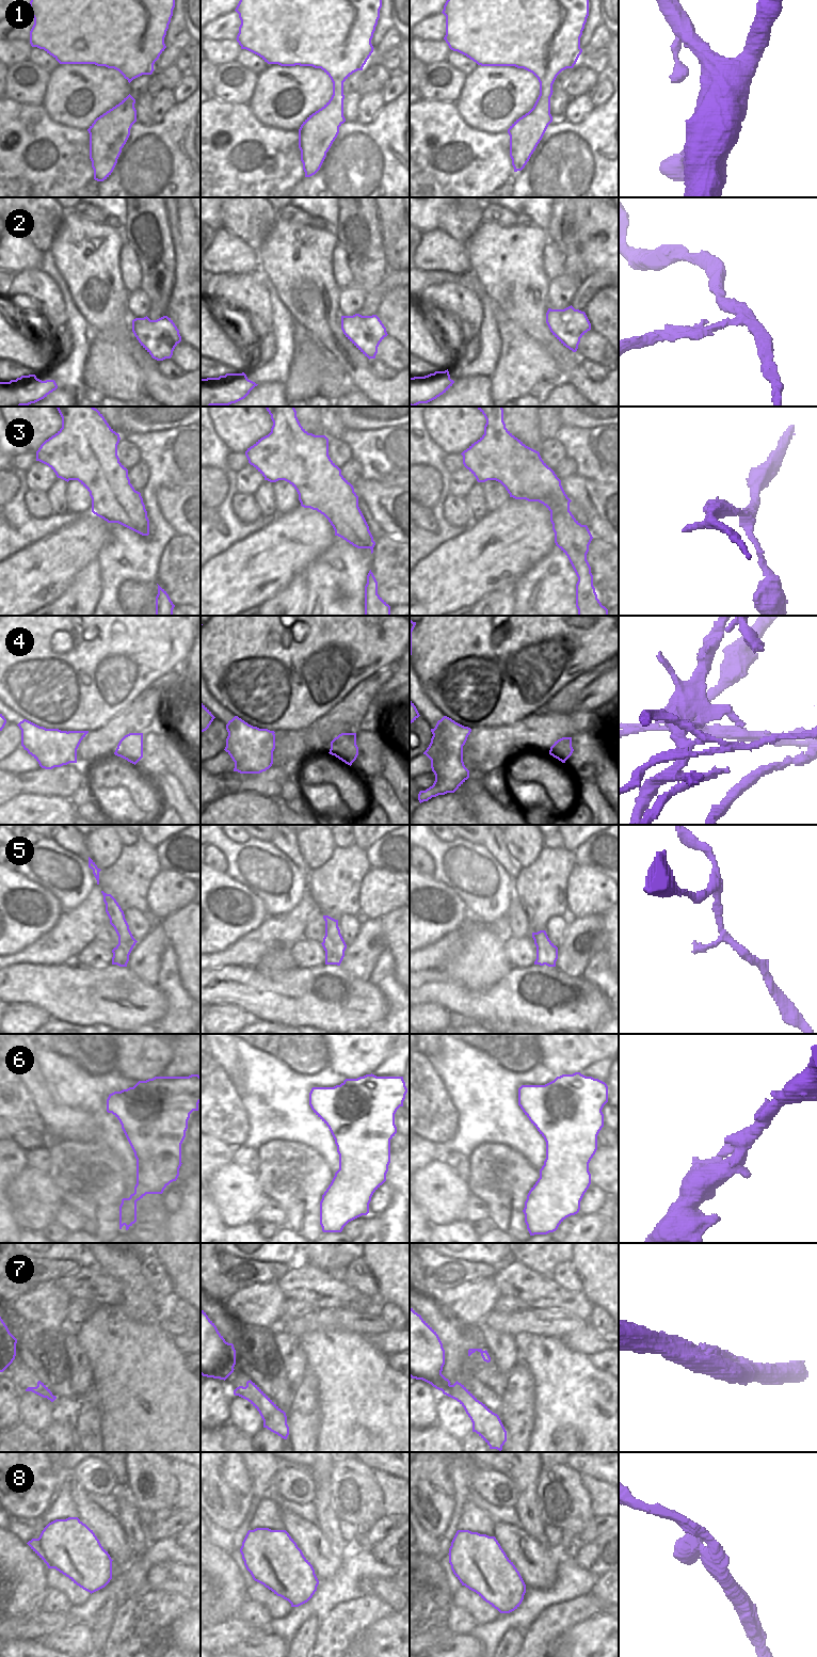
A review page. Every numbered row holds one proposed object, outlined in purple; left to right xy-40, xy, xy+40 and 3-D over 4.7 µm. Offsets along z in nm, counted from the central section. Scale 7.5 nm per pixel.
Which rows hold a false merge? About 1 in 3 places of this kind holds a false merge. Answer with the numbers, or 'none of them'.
4, 8

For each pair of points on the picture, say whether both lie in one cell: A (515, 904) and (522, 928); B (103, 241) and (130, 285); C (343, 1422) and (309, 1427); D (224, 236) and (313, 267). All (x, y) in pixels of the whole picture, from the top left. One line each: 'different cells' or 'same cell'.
A: same cell
B: different cells
C: different cells
D: different cells

